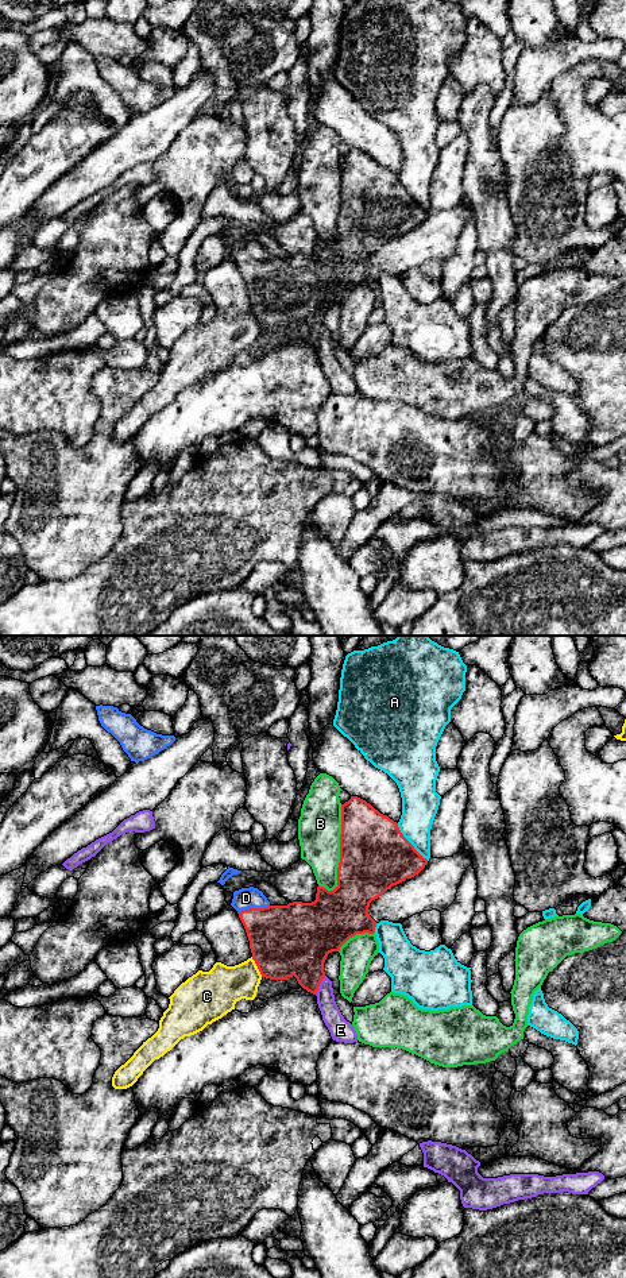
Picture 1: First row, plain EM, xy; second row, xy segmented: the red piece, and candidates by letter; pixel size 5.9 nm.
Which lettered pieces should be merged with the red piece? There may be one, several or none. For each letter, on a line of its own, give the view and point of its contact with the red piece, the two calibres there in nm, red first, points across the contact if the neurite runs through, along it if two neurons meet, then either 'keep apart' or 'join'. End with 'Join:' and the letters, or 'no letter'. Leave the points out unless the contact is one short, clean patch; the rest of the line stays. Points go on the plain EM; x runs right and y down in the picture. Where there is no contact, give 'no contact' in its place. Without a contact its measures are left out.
A: xy (409, 195) | 420/220 nm | keep apart
B: xy (340, 201) | 420/260 nm | keep apart
C: xy (257, 317) | 420/240 nm | keep apart
D: xy (252, 261) | 400/130 nm | across xy (282, 290), (252, 261), (246, 250) | join
E: xy (319, 338) | 320/120 nm | keep apart
Join: D

